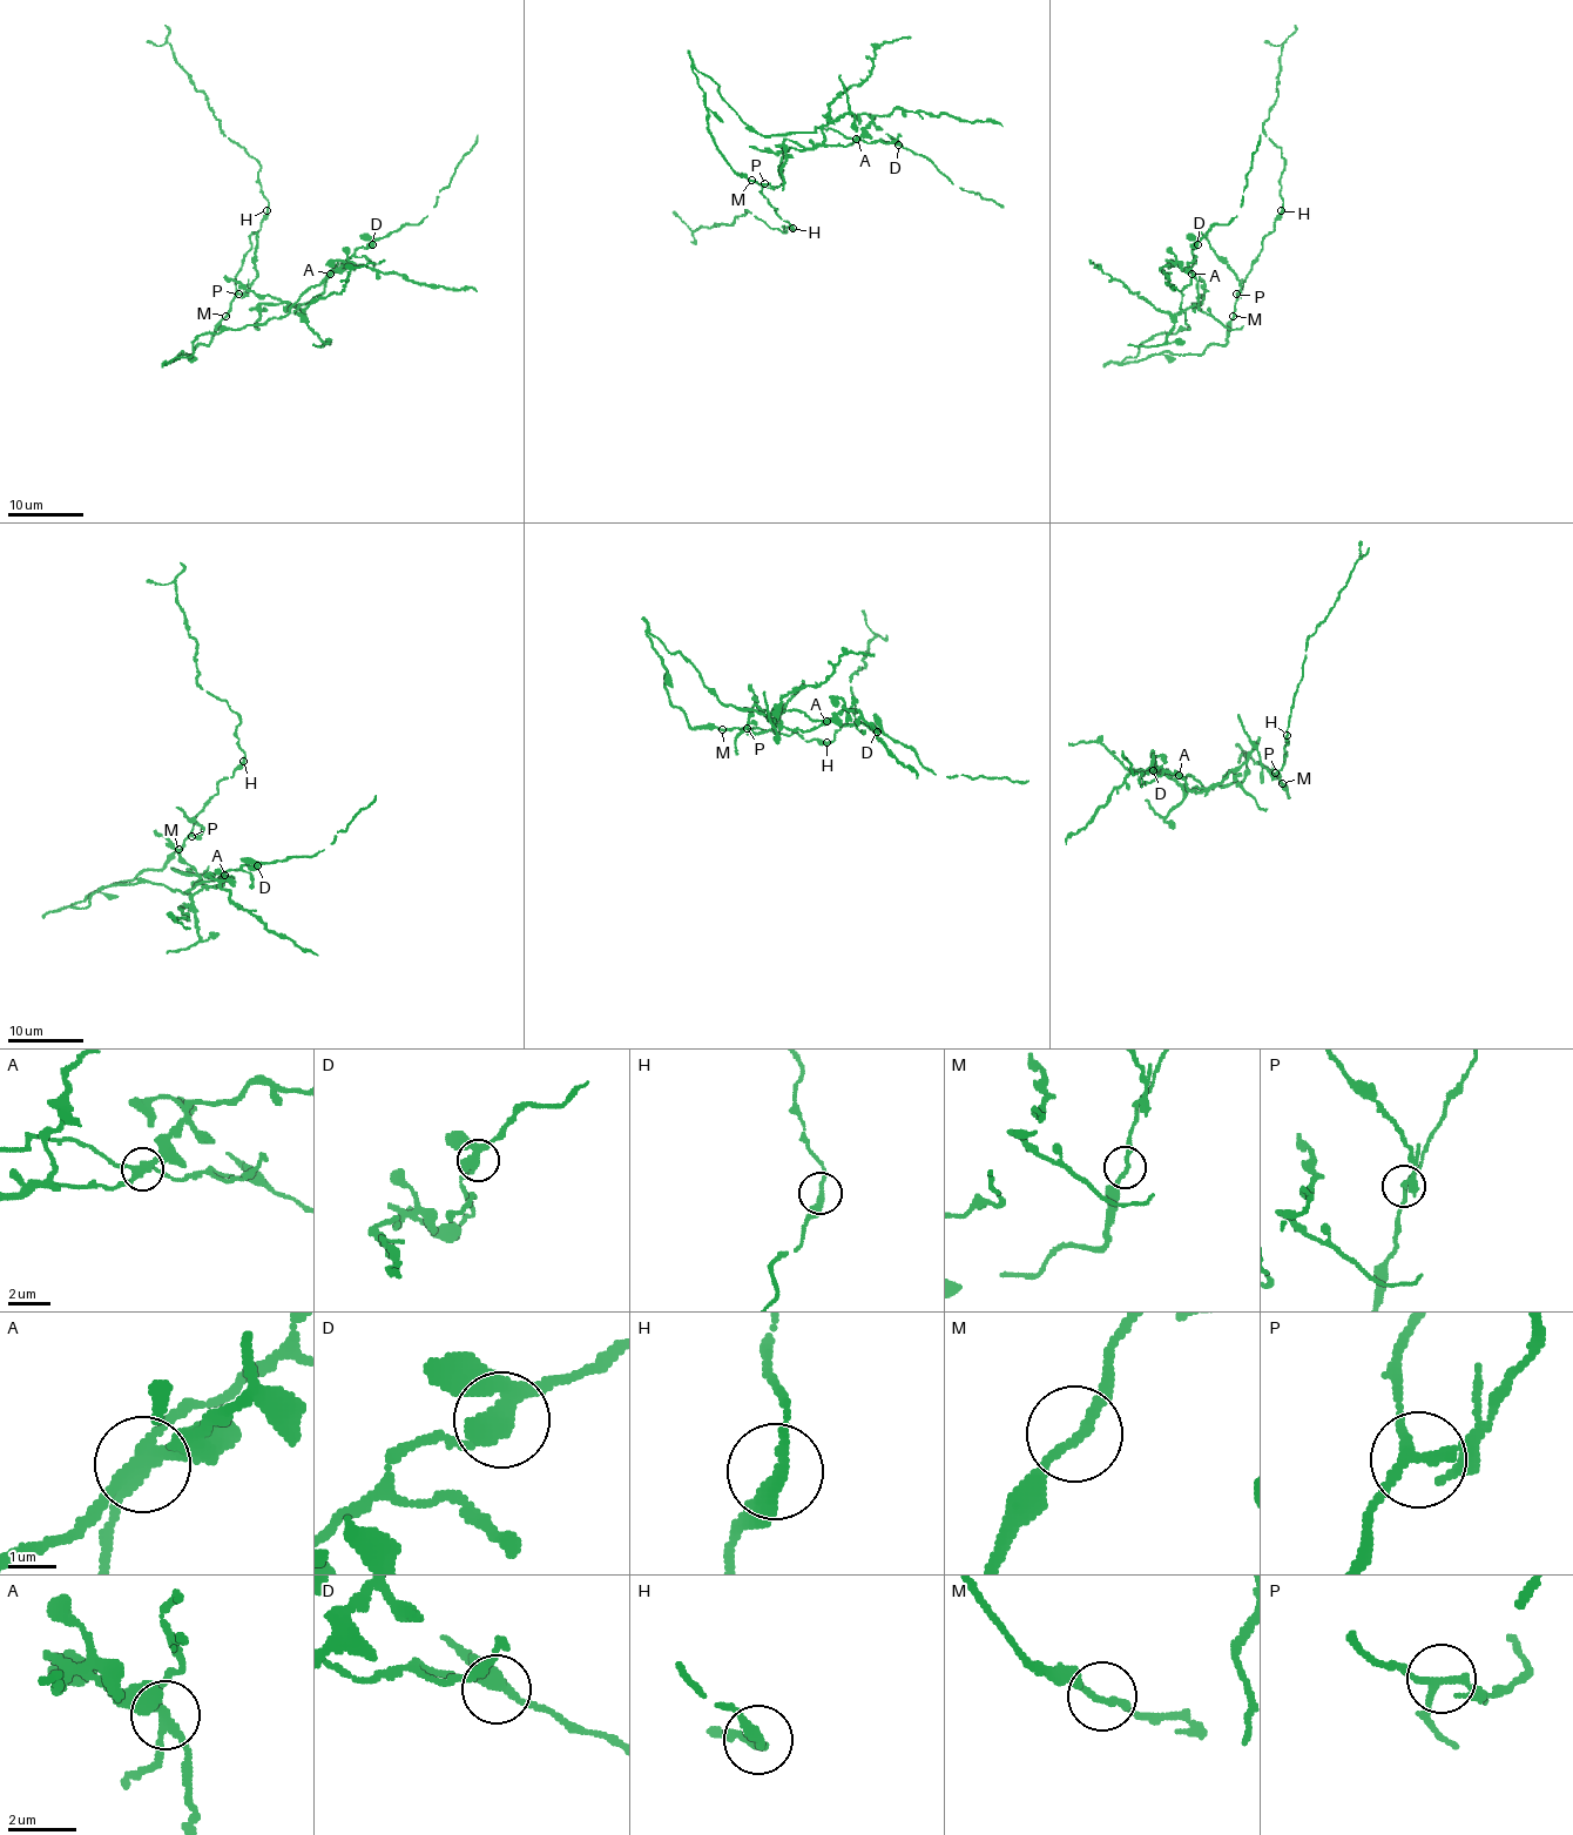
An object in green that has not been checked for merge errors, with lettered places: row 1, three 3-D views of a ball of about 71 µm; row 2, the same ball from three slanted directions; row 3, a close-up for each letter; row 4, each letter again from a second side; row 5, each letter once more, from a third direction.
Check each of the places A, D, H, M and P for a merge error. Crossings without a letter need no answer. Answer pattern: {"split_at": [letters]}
{"split_at": ["A", "P"]}

